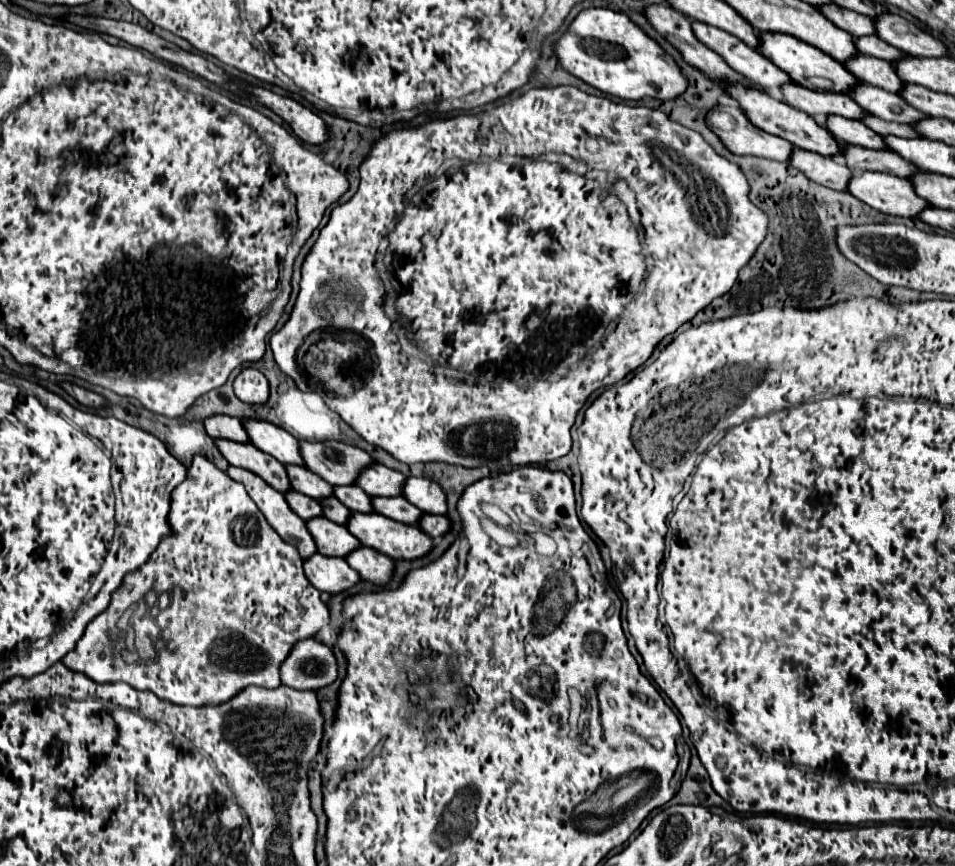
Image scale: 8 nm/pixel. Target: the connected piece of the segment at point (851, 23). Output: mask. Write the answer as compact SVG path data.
M834 3L818 7L818 11L822 15L826 15L834 25L842 27L844 31L848 31L854 37L862 37L862 35L874 35L874 19L872 17L864 17L860 13L854 13L850 9L838 7Z

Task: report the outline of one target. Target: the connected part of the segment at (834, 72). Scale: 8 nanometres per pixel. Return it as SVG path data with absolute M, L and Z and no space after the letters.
M766 33L760 37L760 41L762 41L760 53L766 55L772 63L776 63L782 71L786 71L802 87L808 87L812 91L828 91L828 93L850 93L854 87L858 87L858 83L862 83L842 63L818 51L816 47L798 41L796 37L782 35L782 33Z

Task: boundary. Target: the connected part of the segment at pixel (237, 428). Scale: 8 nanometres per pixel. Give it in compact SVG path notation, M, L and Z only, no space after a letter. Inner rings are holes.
M214 415L204 421L206 433L212 439L228 439L234 443L250 443L250 437L246 435L246 429L242 427L242 421L228 415Z

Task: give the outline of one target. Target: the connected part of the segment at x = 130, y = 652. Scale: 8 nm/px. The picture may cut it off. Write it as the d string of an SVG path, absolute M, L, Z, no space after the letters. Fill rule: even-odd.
M194 455L192 465L188 467L186 479L172 491L168 523L170 523L170 531L174 531L174 535L164 539L162 543L158 543L154 555L150 555L150 559L138 571L134 571L134 575L126 575L126 587L122 587L122 591L118 591L118 595L112 595L110 605L88 623L82 639L76 643L74 651L70 651L66 655L66 659L62 659L62 663L70 671L84 673L86 677L90 677L96 683L120 683L122 681L138 691L150 691L162 701L170 701L174 705L192 705L192 707L202 707L202 705L208 707L208 705L226 703L234 695L238 695L242 689L246 689L248 685L258 685L258 687L266 687L266 689L280 687L280 665L284 663L288 653L294 649L296 641L314 637L322 627L326 627L330 623L330 611L320 601L320 591L314 589L304 575L298 549L294 549L290 543L286 543L268 525L266 517L260 513L260 509L256 507L256 503L250 499L250 495L246 493L246 489L240 483L230 479L224 471L220 471L204 455ZM126 611L134 611L134 613L130 615L128 621L122 621L118 627L116 625L118 615L124 615Z

